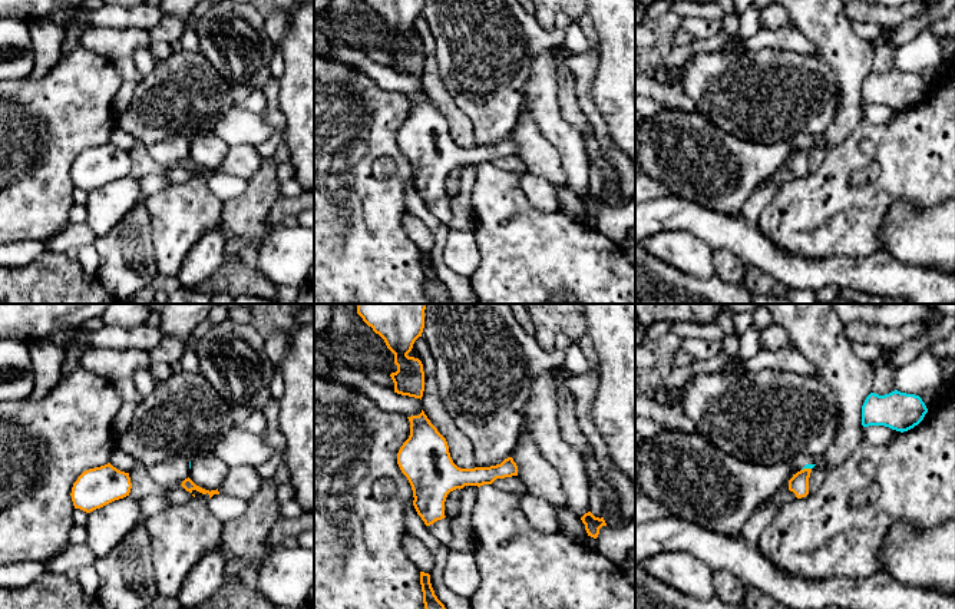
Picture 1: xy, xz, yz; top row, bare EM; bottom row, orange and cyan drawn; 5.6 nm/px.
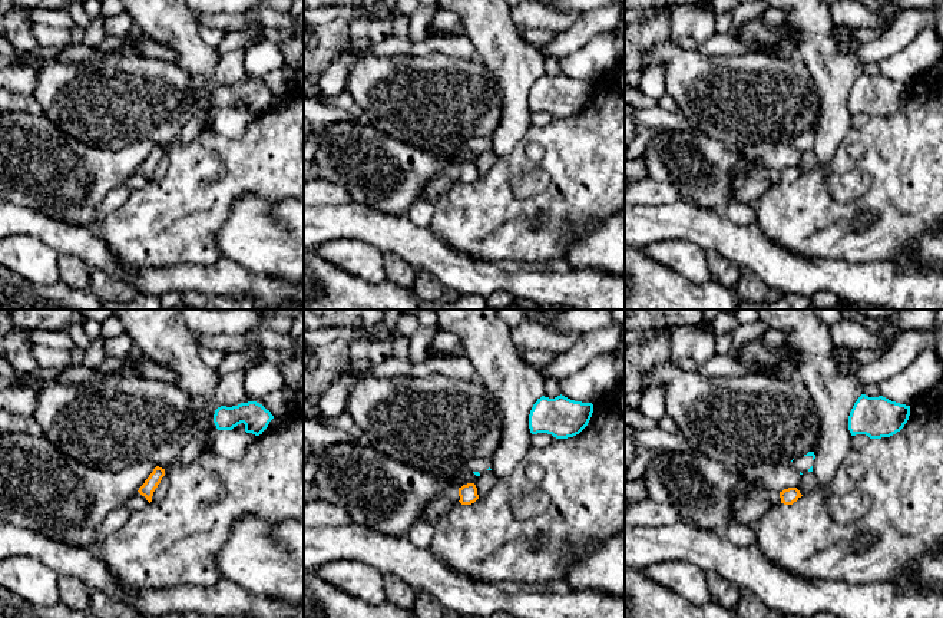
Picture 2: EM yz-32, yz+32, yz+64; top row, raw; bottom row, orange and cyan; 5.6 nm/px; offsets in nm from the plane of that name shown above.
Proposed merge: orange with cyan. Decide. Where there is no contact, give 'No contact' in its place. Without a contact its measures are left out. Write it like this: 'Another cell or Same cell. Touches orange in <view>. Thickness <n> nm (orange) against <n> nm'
Another cell. Touches orange in yz. Thickness 110 nm (orange) against 30 nm

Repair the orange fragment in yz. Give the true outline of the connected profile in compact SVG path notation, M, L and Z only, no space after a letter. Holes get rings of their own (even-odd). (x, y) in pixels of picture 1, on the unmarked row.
M803 148L793 153L789 159L789 169L796 173L797 178L806 176L809 173L809 156L812 148Z

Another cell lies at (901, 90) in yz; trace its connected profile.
M898 69L885 75L870 72L862 85L862 105L885 105L903 112L918 105L926 92L919 75Z

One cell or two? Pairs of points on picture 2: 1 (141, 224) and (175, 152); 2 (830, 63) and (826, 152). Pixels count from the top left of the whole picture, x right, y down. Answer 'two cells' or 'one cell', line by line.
1: one cell
2: one cell

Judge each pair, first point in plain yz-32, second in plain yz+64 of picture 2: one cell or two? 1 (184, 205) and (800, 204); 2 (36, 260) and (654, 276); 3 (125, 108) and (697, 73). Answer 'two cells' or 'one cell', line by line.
1: one cell
2: two cells
3: one cell

